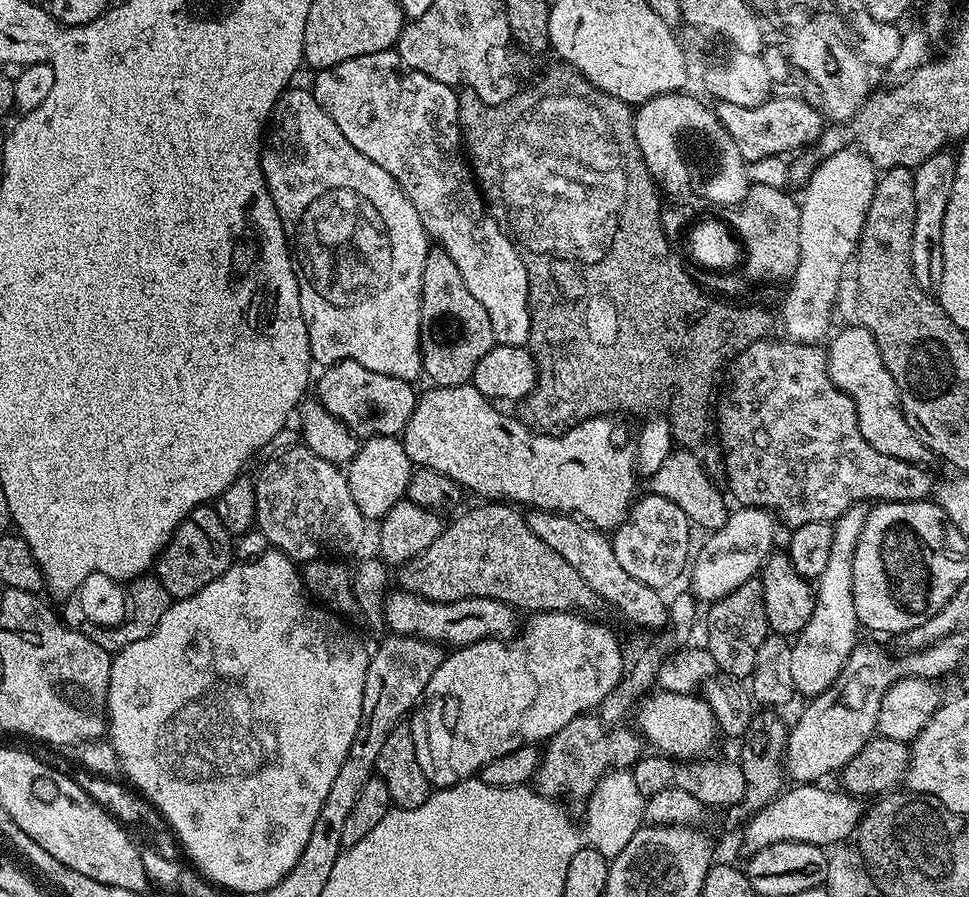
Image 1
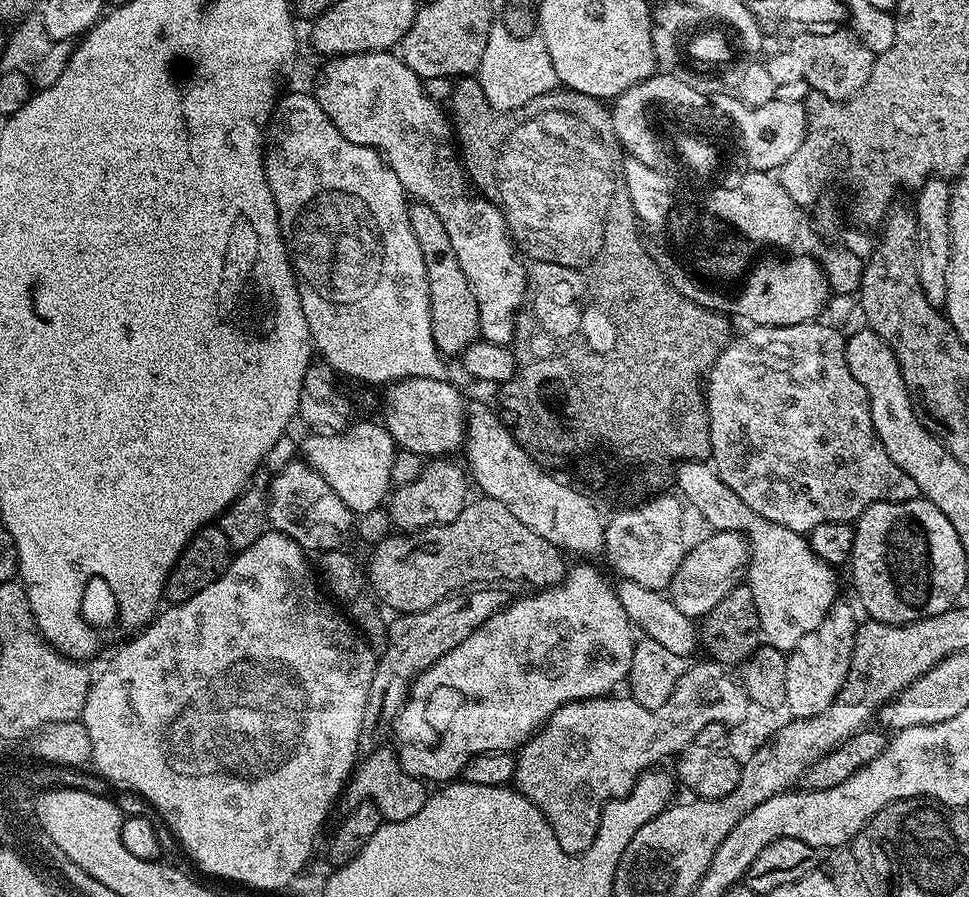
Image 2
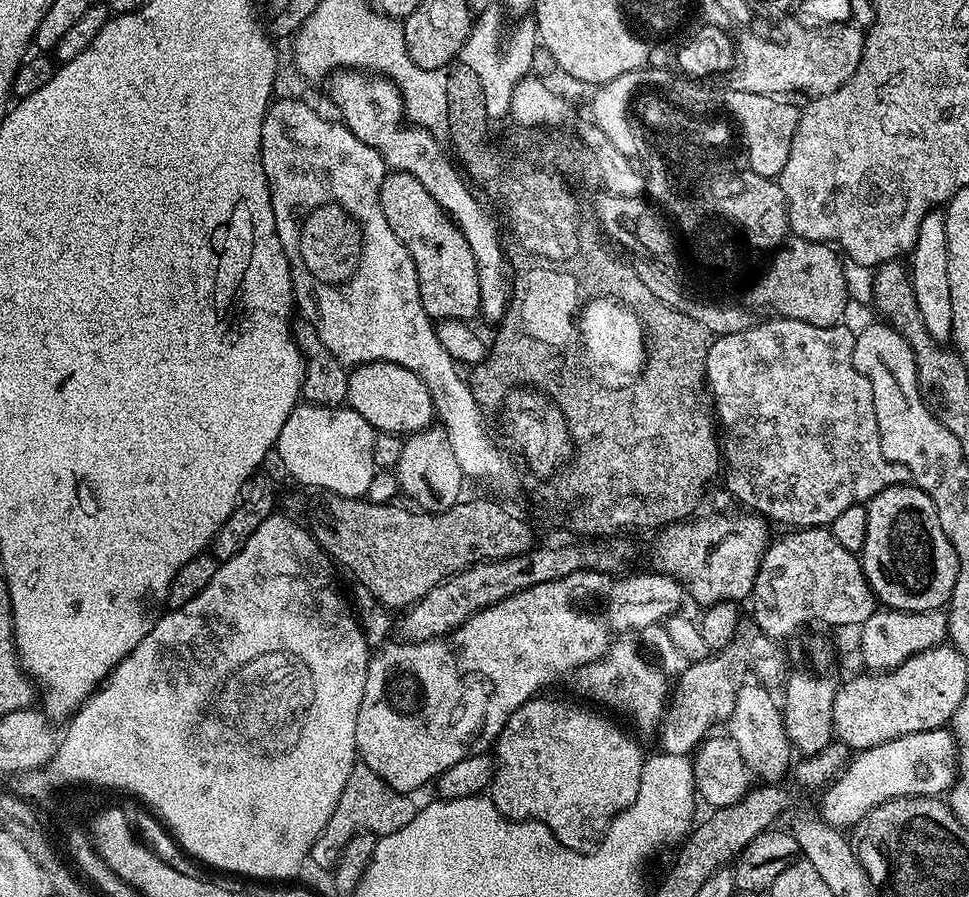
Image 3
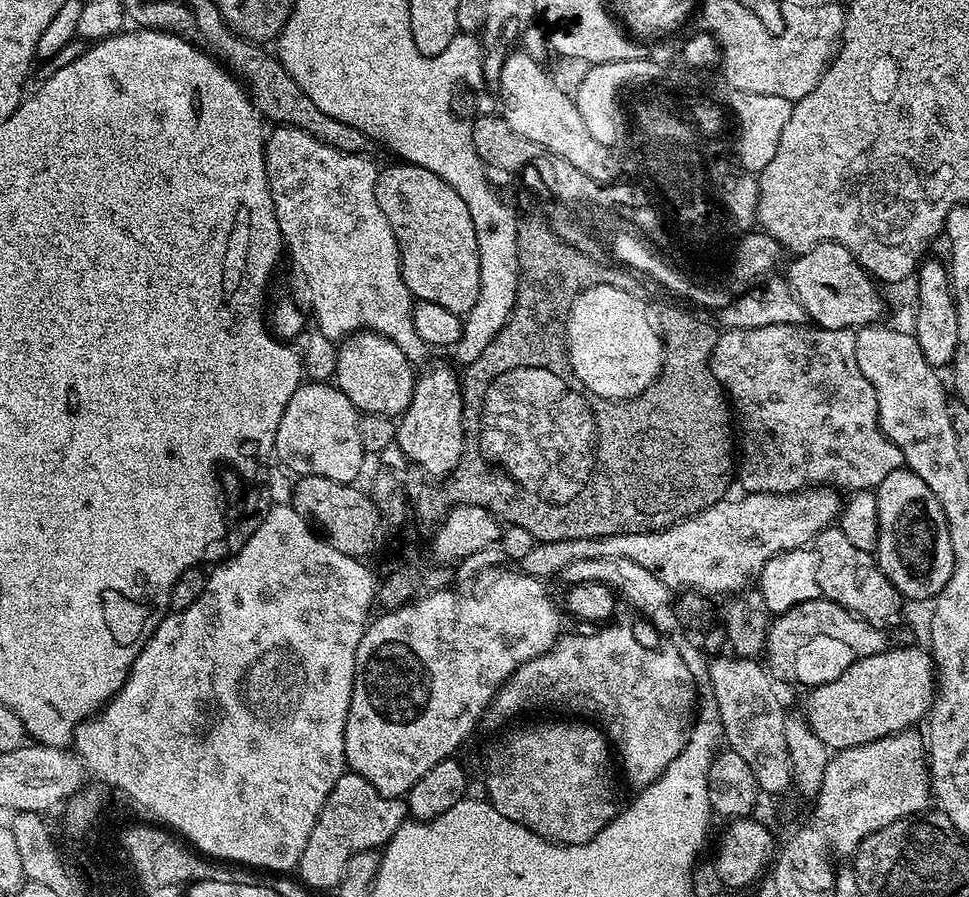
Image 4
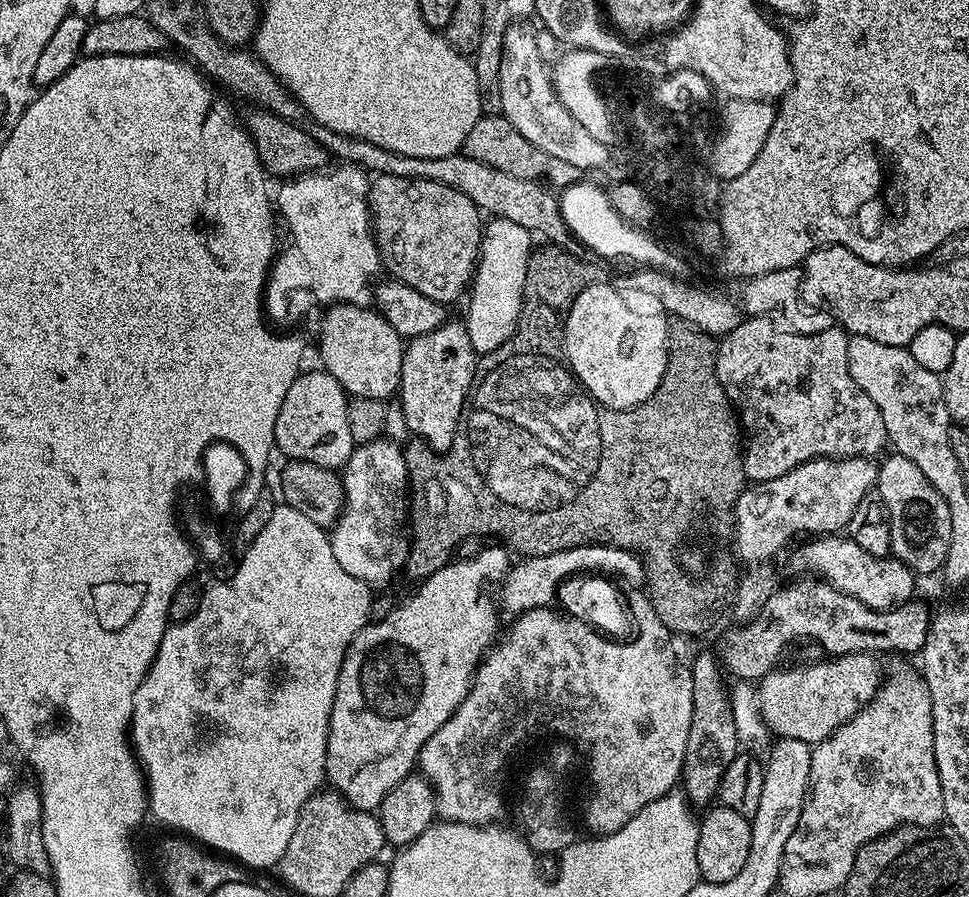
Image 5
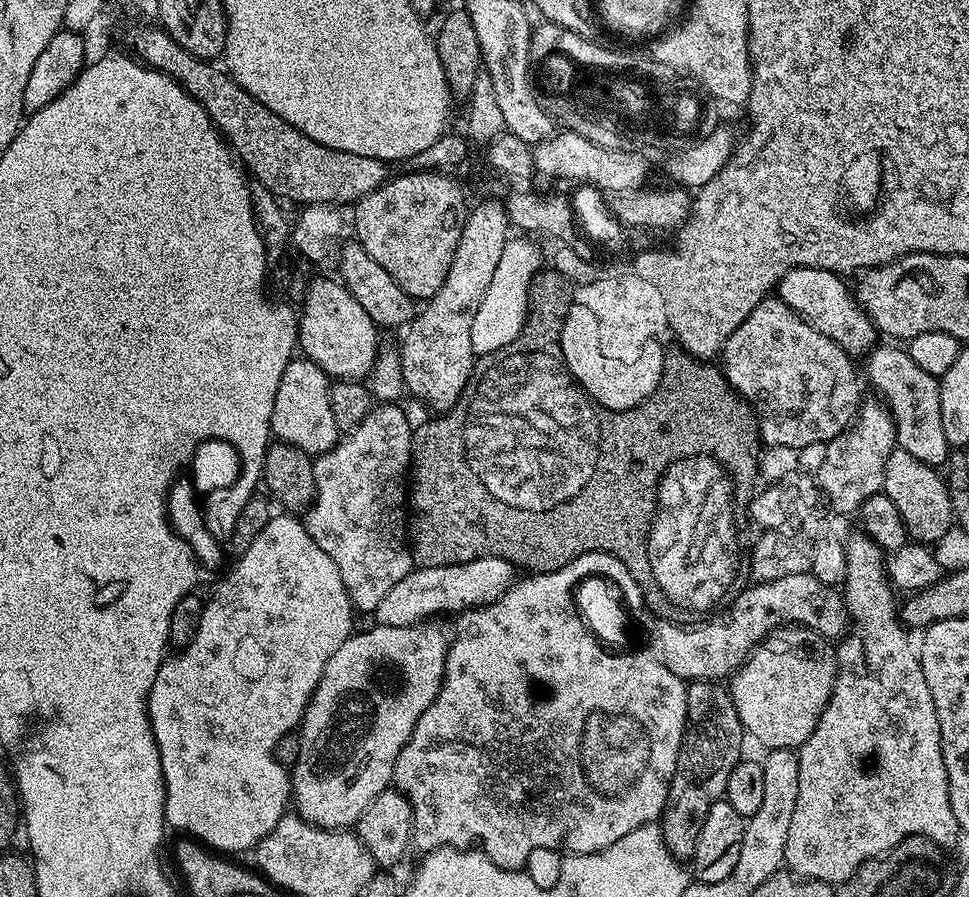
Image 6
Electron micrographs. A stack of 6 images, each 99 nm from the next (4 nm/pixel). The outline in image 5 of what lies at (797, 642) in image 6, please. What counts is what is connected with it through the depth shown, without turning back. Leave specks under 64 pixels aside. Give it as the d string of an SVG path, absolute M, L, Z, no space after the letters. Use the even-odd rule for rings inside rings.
M851 652L848 656L824 659L828 660L801 668L777 666L759 681L761 716L773 737L794 738L810 746L821 744L876 696L882 683L882 664L880 668L875 655Z

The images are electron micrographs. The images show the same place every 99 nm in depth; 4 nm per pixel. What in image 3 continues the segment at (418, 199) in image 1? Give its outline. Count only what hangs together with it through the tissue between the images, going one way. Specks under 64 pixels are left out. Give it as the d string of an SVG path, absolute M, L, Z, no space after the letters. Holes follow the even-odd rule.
M340 70L331 77L330 83L332 83L332 104L340 111L339 119L342 123L362 142L366 142L366 146L378 150L378 154L391 171L405 172L414 178L418 178L418 182L422 182L422 186L426 186L426 190L430 190L434 200L448 212L448 217L460 227L466 242L470 242L470 250L474 250L474 258L478 266L478 286L480 287L479 315L481 317L485 316L492 323L492 326L499 325L500 320L508 310L510 276L506 271L506 248L502 243L502 236L500 240L500 232L496 229L496 224L492 221L491 214L484 209L485 201L483 199L480 201L468 189L468 186L470 187L469 181L457 168L453 157L451 155L448 157L444 153L443 146L436 141L439 139L429 132L428 129L418 128L406 119L404 115L404 98L400 94L400 88L393 80L386 76L369 74L359 70Z

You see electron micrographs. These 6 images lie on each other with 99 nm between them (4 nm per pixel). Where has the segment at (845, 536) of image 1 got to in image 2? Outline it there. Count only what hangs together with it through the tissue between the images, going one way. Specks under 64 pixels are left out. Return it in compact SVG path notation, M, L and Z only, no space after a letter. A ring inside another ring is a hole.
M833 603L832 608L787 653L785 662L785 705L797 720L805 720L811 716L822 714L830 702L842 690L846 682L846 674L850 670L850 658L854 650L854 638L856 637L856 626L858 617L857 609L848 604Z

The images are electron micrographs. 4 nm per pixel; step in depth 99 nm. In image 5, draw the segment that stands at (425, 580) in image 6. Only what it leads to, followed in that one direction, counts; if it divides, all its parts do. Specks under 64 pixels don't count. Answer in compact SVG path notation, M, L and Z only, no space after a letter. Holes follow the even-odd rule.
M601 544L590 546L574 546L570 550L558 550L558 554L535 554L525 564L513 563L509 567L500 588L498 604L511 614L529 612L531 608L542 608L551 605L557 599L560 584L569 577L579 577L581 574L612 574L617 572L624 580L636 584L646 576L646 564L635 552L628 552L625 548L607 548Z

